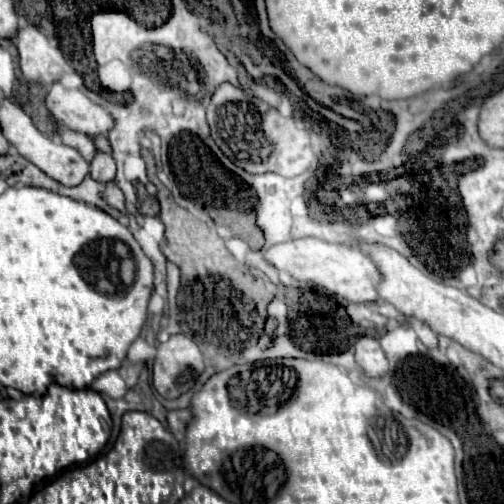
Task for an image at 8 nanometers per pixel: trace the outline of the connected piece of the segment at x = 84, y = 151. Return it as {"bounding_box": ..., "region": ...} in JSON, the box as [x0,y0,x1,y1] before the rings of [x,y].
{"bounding_box":[57,126,95,162],"region":[[[57,126],[57,134],[59,134],[59,140],[63,142],[63,144],[67,144],[67,146],[71,146],[71,148],[75,148],[87,162],[91,162],[91,158],[95,156],[95,146],[93,146],[93,142],[85,136],[85,134],[79,134],[79,132],[75,132],[75,130],[69,130],[69,128],[61,128],[61,126]]]}

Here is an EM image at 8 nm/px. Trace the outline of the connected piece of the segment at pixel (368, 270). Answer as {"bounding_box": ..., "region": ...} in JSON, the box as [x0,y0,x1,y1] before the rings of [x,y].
{"bounding_box":[265,238,381,304],"region":[[[299,238],[293,242],[271,246],[265,252],[265,260],[277,266],[279,270],[287,270],[293,278],[313,282],[333,294],[339,294],[341,298],[353,304],[371,304],[371,302],[381,300],[377,294],[381,272],[377,270],[377,266],[373,266],[373,260],[369,256],[365,256],[363,252],[351,246],[333,244],[319,238]]]}

